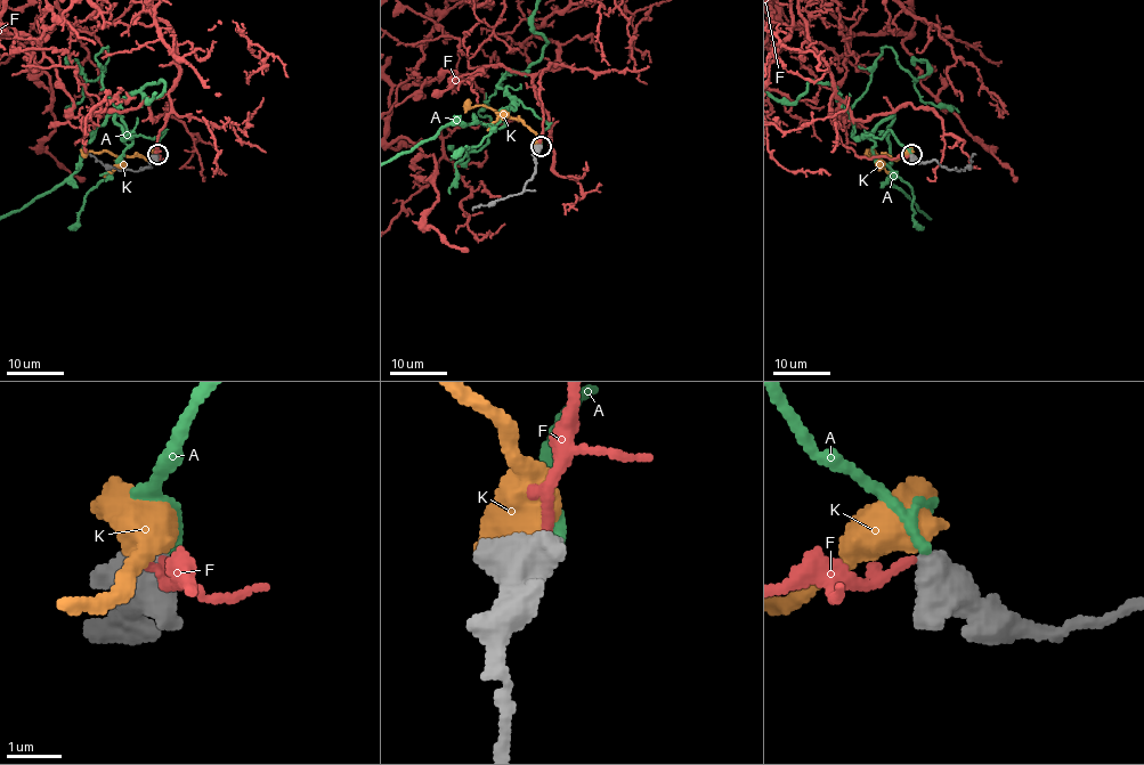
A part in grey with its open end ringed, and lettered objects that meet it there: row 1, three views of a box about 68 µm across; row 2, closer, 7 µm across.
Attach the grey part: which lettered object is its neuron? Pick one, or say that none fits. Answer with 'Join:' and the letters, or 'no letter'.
Join: A

